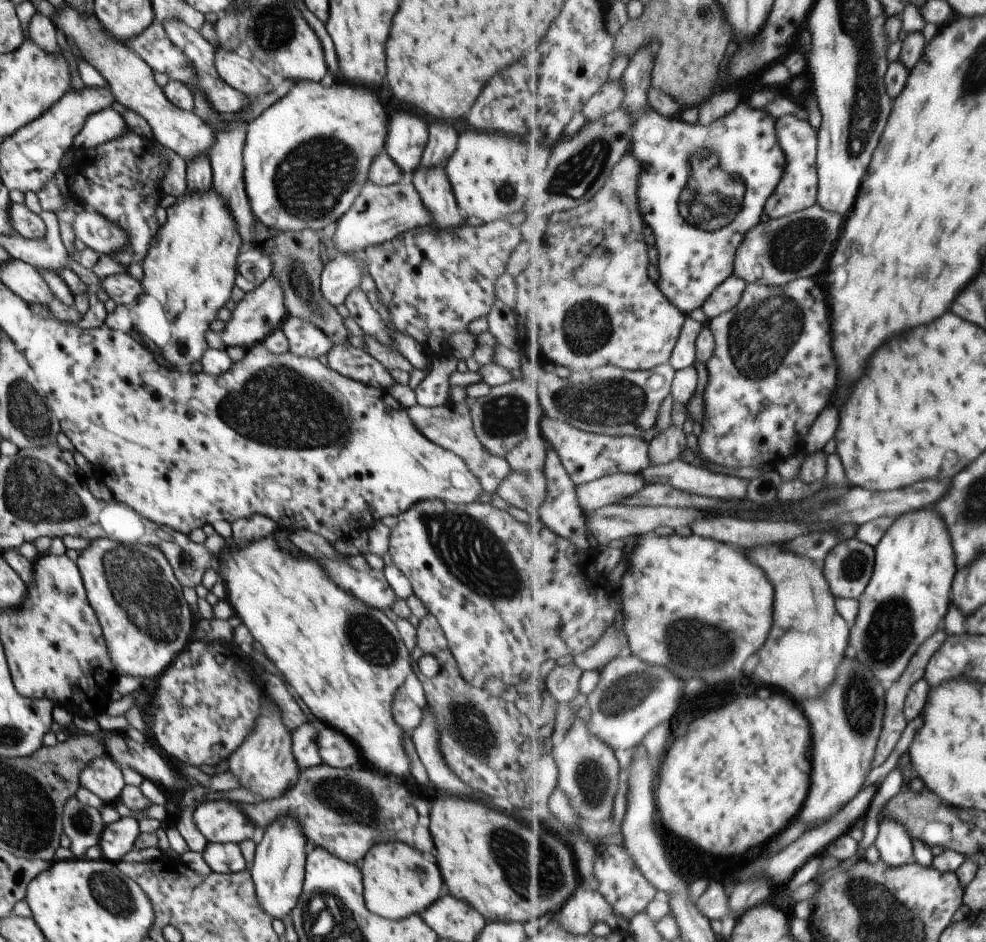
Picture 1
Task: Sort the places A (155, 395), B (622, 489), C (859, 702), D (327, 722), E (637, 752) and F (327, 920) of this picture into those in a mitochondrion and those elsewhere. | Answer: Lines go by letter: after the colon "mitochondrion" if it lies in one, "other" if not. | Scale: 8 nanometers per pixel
A: other
B: other
C: mitochondrion
D: other
E: other
F: mitochondrion

